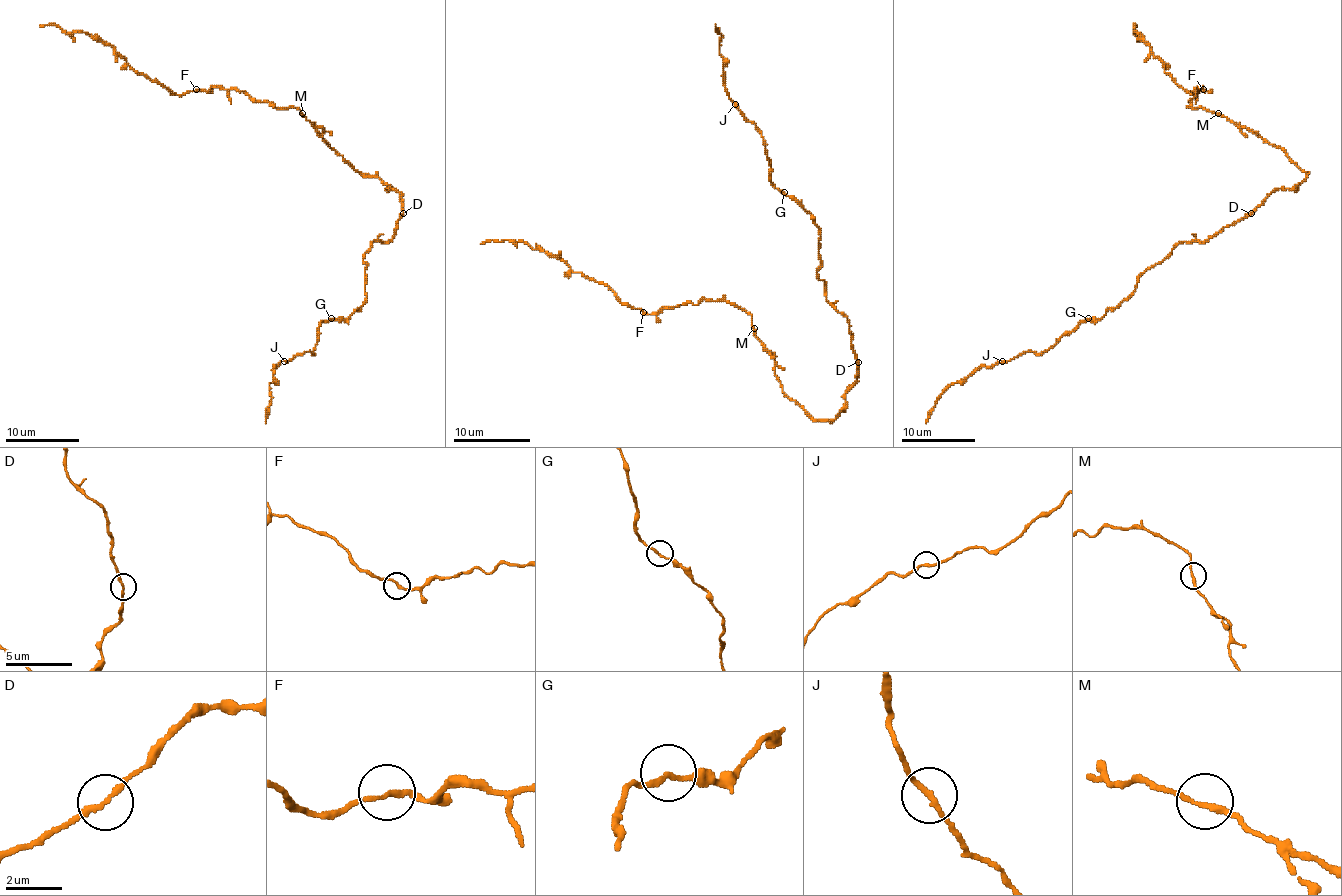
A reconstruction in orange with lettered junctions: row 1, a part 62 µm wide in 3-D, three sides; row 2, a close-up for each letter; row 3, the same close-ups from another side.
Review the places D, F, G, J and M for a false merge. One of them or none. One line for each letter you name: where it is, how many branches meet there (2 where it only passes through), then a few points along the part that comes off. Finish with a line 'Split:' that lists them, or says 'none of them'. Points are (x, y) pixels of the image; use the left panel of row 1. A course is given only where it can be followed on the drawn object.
Split: none of them

